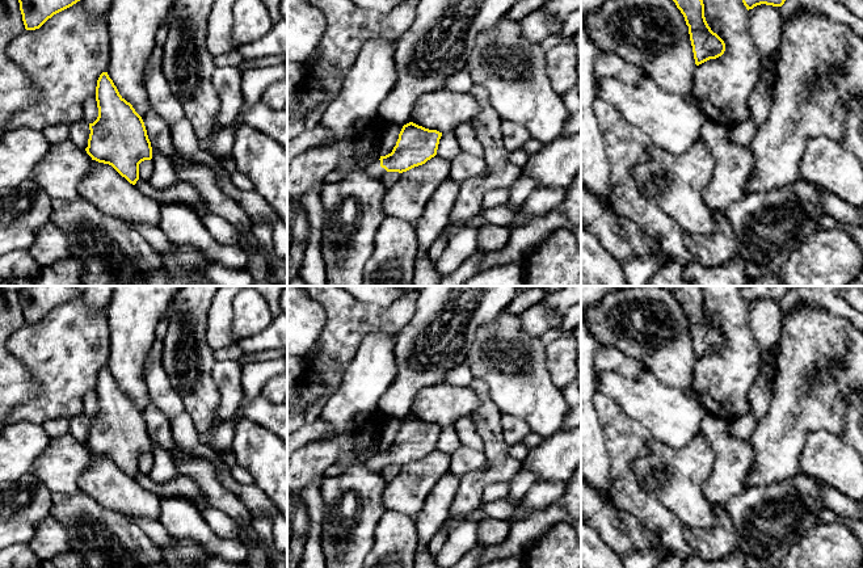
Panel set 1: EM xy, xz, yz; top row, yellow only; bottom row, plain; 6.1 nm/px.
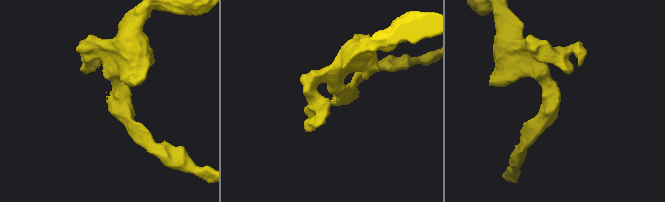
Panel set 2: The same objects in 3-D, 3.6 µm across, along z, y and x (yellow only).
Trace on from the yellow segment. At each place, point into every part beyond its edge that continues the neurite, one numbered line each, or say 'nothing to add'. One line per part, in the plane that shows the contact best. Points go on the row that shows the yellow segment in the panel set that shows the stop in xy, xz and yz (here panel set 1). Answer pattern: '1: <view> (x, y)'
1: xz (374, 169)

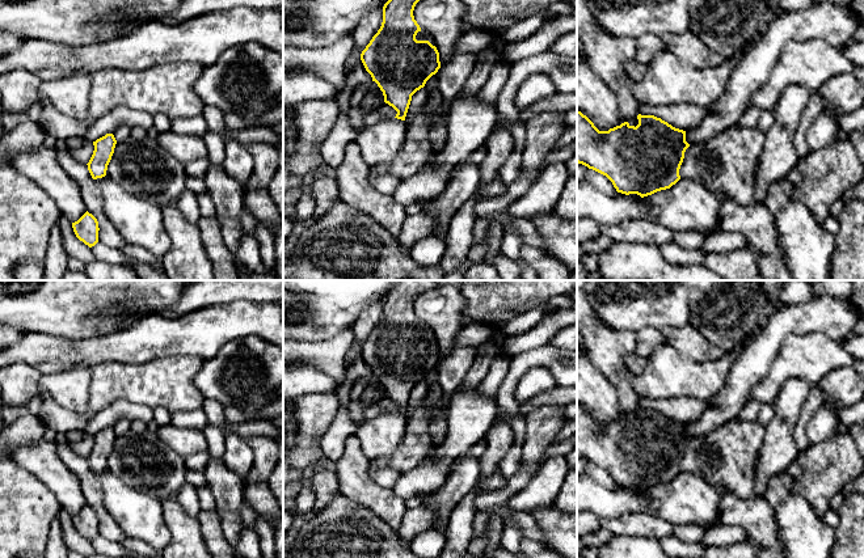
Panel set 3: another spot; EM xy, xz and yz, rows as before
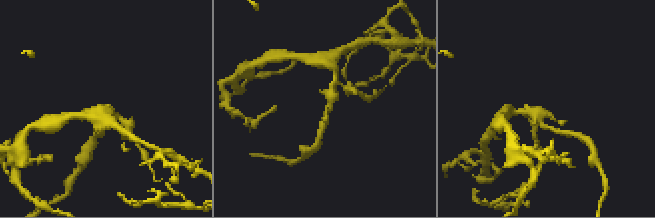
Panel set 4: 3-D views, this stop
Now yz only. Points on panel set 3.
nothing to add

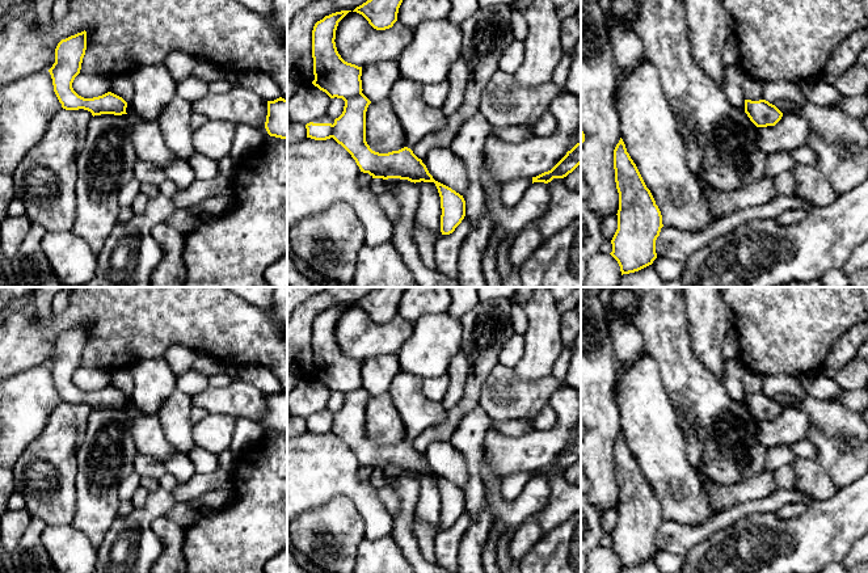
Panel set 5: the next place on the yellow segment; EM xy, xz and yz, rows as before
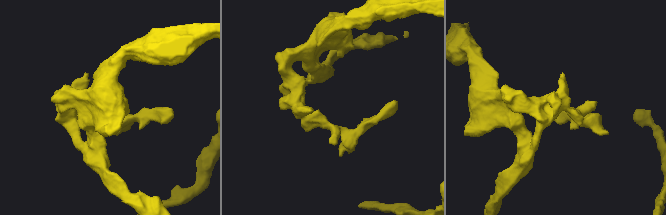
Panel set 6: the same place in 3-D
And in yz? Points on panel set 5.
nothing to add

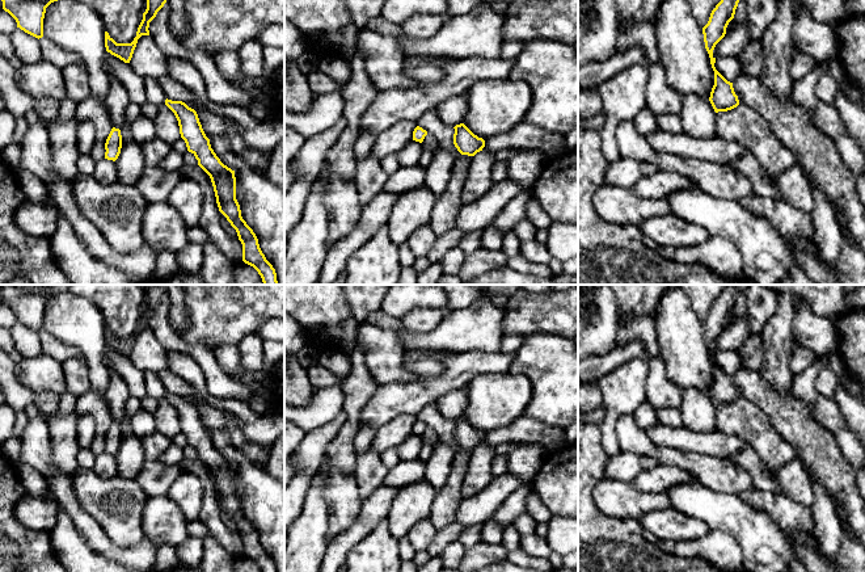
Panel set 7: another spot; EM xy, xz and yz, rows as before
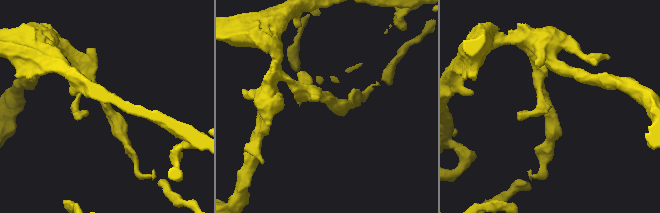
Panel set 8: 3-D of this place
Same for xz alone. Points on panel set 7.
nothing to add

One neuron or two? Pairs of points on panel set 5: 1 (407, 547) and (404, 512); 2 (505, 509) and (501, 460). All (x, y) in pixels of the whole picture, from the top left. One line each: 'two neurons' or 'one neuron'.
1: one neuron
2: two neurons

